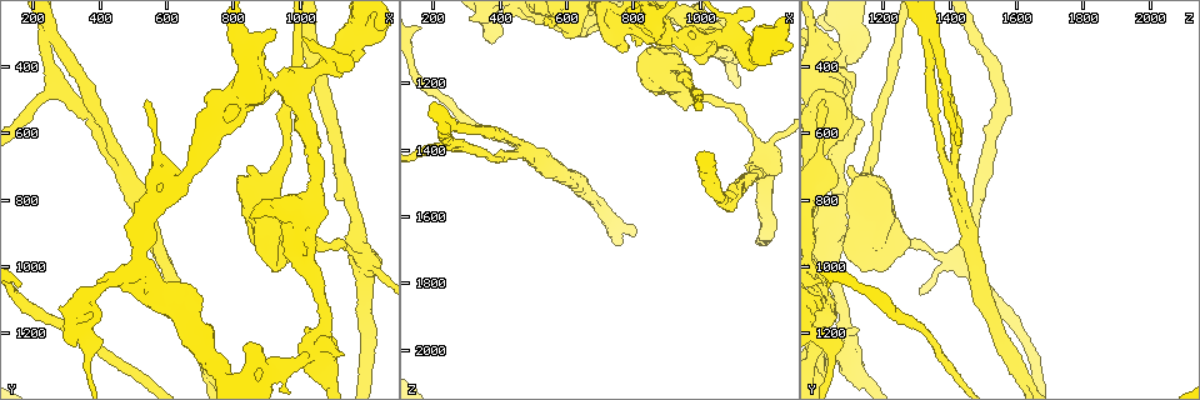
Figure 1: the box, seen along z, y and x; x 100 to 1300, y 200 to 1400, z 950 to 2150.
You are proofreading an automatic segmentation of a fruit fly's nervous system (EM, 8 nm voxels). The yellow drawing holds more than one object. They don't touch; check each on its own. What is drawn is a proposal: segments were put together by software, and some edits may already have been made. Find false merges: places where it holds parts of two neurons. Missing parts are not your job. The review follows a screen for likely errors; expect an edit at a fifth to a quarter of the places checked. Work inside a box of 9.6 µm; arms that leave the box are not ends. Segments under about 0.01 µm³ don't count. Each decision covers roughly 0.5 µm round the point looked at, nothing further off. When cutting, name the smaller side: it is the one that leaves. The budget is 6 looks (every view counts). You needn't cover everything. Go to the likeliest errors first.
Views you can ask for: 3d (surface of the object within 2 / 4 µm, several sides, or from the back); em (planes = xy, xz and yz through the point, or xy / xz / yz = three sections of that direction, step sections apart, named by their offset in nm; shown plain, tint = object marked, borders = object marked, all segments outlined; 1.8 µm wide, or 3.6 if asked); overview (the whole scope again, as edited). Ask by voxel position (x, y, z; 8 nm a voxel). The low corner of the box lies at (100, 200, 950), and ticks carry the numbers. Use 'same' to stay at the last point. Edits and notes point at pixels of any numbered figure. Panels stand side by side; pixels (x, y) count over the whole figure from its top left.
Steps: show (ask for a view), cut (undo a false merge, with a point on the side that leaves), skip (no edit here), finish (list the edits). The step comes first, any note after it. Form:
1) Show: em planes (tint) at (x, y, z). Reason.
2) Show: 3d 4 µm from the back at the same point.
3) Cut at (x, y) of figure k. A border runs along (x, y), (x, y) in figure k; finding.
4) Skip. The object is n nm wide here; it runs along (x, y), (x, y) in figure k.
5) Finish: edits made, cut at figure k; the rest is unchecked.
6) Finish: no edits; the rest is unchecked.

Show: em xy step 16 (tint) at (980, 810, 1040). Narrows sharply.

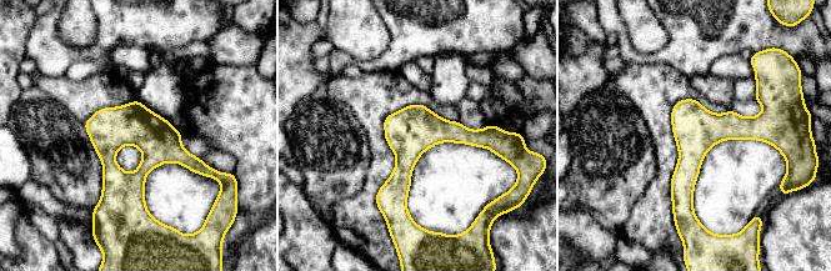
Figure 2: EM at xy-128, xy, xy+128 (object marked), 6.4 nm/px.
Show: em planes (tint) at the same point.

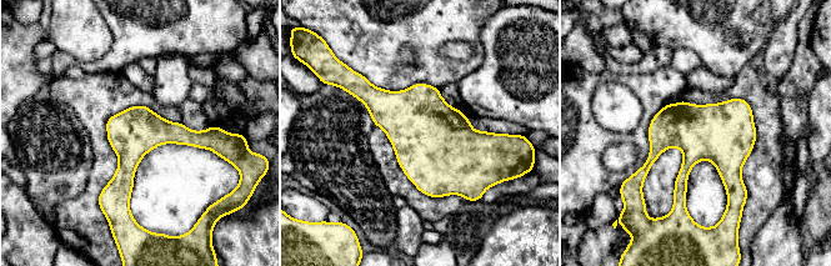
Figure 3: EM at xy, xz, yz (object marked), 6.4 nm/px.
Skip. It runs along (215, 141), (153, 135), (101, 199) in figure 3; all the same neuron.

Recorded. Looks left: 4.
Show: 3d 4 µm from the back at (610, 740, 1050). Sudden change in width.

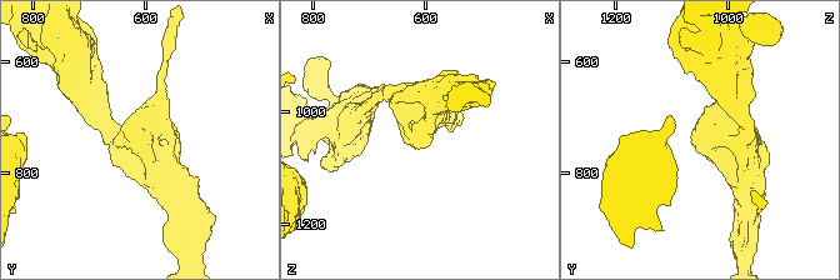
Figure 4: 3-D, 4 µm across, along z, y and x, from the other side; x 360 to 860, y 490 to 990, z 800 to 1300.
Show: em 3.6 µm yz step 8 (tint) at (605, 740, 1050). The arms are 220, 240 nm wide.

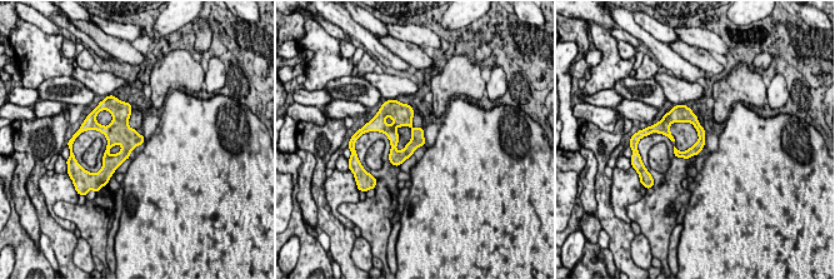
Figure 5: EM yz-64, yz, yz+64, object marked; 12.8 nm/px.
Show: em 3.6 µm planes (borders) at the same point. Cut it another way.

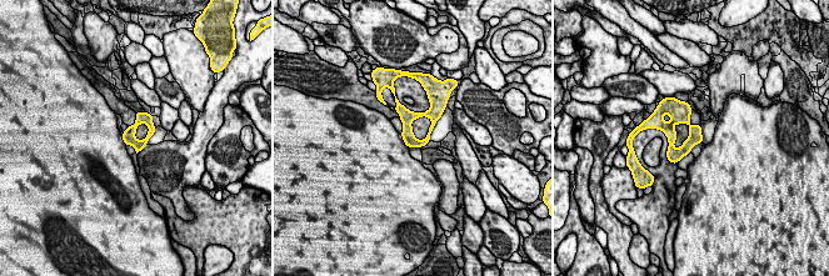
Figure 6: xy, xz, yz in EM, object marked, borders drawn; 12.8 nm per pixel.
Skip. It runs along (682, 104), (670, 119), (673, 159) in figure 6; continuous, no second neuron.

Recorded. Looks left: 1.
Finish: no edits; the rest is unchecked.

